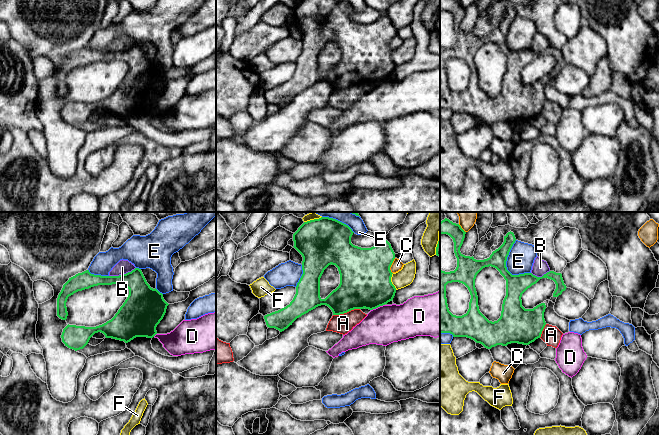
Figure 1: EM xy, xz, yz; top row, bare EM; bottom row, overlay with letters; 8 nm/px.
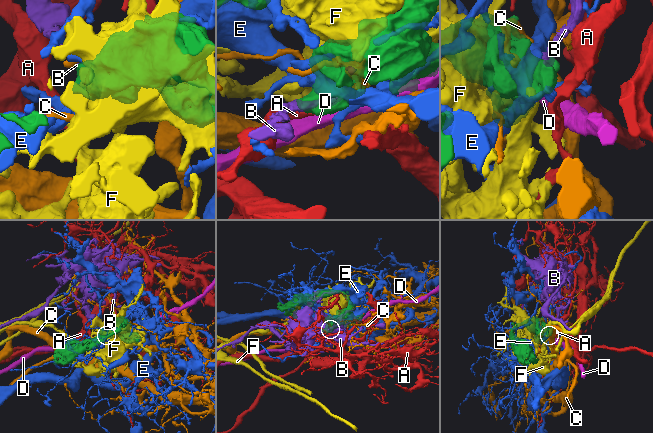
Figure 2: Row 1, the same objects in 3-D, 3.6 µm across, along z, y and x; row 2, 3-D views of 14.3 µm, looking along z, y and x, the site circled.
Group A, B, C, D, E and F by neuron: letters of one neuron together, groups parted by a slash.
A / B F / C / D / E

